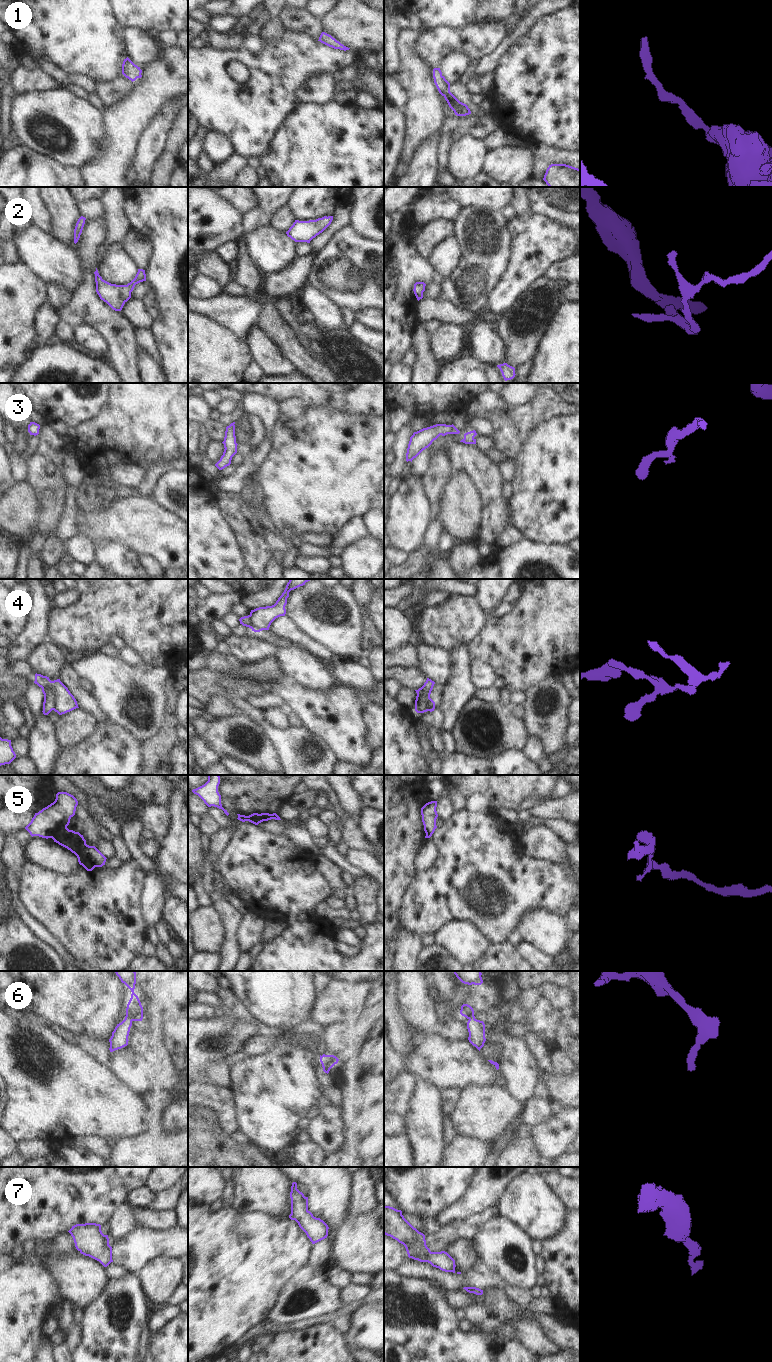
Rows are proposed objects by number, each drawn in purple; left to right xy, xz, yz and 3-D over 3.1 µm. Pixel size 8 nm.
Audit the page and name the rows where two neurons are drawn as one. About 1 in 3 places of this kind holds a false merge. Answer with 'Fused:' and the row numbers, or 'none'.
Fused: 4, 5

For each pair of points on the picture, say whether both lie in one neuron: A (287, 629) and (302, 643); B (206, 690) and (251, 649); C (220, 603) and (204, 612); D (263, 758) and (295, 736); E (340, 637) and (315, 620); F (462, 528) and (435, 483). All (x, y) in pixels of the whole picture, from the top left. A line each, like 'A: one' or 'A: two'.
A: one
B: two
C: one
D: two
E: one
F: two

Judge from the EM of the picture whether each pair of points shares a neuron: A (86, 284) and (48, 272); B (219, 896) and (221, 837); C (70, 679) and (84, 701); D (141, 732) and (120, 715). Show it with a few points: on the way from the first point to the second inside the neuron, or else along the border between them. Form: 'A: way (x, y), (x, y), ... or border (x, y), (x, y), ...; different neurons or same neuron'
A: border (78, 258), (80, 281), (72, 291); different neurons
B: way (218, 881), (214, 870), (214, 852); same neuron
C: way (71, 684), (81, 696); same neuron
D: way (136, 727), (125, 717); same neuron

